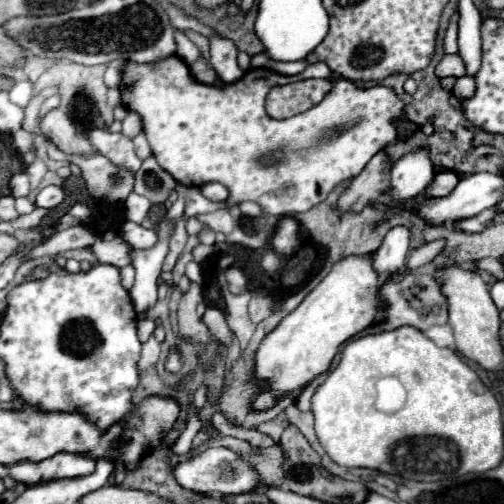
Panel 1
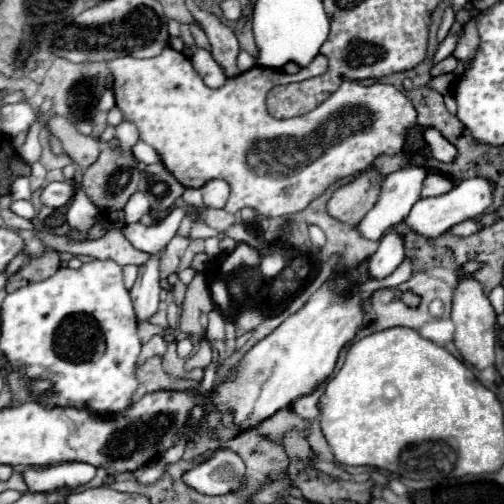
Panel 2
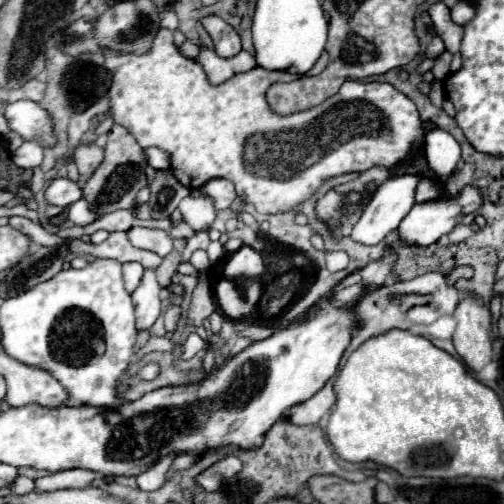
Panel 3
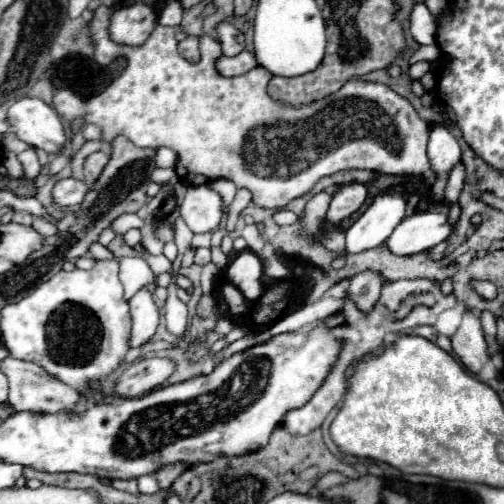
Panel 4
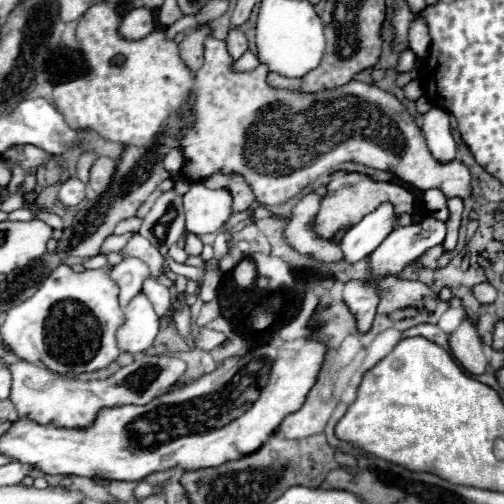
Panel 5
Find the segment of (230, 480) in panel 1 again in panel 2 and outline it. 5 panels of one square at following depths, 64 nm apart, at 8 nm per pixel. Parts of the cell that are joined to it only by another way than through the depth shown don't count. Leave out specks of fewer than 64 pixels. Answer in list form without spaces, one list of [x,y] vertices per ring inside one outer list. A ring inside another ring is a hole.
[[[218,450],[208,462],[184,474],[184,482],[202,494],[224,494],[240,488],[244,462],[232,450]]]

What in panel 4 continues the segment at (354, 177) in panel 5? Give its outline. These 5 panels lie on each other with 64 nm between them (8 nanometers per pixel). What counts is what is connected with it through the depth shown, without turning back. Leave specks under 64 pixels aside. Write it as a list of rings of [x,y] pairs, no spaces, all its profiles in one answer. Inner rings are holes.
[[[350,180],[346,184],[338,184],[338,190],[332,194],[328,212],[326,212],[326,222],[330,226],[340,226],[346,218],[350,218],[354,212],[360,210],[360,206],[368,198],[368,184]]]

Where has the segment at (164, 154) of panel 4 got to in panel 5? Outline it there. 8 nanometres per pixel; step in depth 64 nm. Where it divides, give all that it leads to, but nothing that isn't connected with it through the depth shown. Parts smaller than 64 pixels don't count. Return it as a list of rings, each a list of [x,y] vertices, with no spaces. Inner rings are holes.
[[[172,150],[166,158],[164,158],[164,166],[170,170],[170,172],[180,172],[180,168],[184,166],[184,156],[180,150]]]

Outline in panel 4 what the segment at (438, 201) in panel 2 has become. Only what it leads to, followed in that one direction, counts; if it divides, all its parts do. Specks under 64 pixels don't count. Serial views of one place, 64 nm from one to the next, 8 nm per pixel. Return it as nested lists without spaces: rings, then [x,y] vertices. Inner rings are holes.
[[[416,212],[402,220],[392,236],[384,242],[394,256],[414,256],[434,248],[450,236],[450,226],[446,222],[446,212]]]

